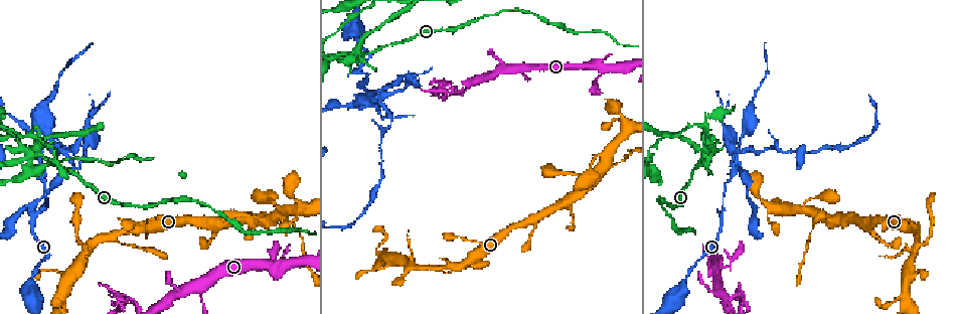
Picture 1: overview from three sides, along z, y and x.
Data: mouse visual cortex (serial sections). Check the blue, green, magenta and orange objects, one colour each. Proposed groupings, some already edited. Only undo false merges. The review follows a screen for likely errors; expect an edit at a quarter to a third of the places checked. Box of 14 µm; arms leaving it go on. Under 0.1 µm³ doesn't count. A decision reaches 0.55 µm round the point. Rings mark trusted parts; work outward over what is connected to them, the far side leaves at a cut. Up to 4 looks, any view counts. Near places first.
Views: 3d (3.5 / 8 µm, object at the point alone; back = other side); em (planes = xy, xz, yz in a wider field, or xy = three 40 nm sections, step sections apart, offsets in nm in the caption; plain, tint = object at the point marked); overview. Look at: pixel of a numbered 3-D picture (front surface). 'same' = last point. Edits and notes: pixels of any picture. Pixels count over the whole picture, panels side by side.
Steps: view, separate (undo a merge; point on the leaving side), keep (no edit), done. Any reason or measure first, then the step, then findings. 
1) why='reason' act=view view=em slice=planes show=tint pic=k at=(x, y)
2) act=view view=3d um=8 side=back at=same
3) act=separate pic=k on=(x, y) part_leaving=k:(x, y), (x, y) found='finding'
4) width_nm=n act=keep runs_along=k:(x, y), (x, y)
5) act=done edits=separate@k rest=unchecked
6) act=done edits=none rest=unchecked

why='thick turns thin' act=view view=3d um=3.5 pic=1 at=(45, 209)

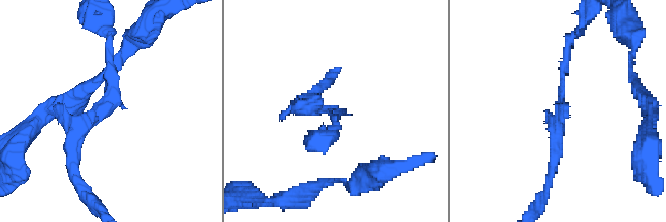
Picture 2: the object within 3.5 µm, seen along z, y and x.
act=keep found='continuous, no second cell'

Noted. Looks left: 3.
why='thick turns thin' act=view view=3d um=3.5 pic=1 at=(95, 241)

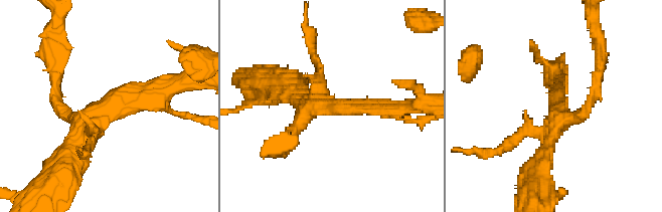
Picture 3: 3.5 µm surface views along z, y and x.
act=view view=em slice=planes show=tint pic=3 at=(328, 104)

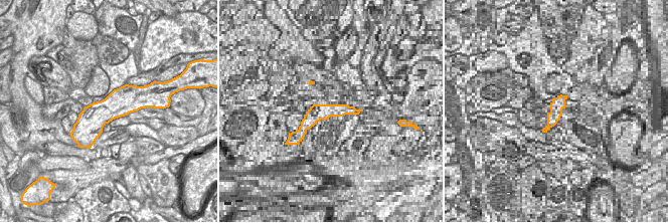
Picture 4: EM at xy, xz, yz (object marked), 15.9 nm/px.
act=keep runs_along=3:(166, 90), (117, 100), (67, 165) found='all the same cell'

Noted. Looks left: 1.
act=done edits=none rest=unchecked

